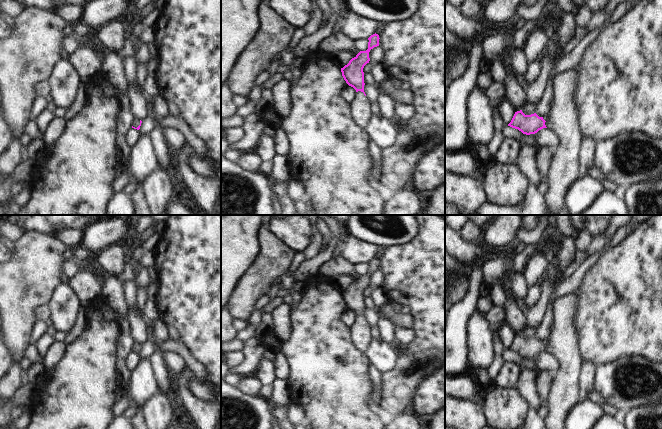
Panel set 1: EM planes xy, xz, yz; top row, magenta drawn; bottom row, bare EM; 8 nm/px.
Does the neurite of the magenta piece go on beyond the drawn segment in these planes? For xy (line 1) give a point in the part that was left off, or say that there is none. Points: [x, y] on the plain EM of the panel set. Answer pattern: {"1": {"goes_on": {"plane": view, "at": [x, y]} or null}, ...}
{"1": {"goes_on": {"plane": "xy", "at": [136, 346]}}}

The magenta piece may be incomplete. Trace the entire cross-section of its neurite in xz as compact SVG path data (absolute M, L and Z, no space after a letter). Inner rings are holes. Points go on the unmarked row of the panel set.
M378 258L371 259L368 262L368 273L360 275L347 289L341 292L342 300L346 307L356 314L356 319L350 326L350 336L354 346L363 353L366 352L372 341L370 337L370 325L364 316L363 292L370 285L370 274L379 270L379 263Z

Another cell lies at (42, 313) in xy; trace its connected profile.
M48 304L40 305L34 310L36 321L46 321L50 319L50 310Z

